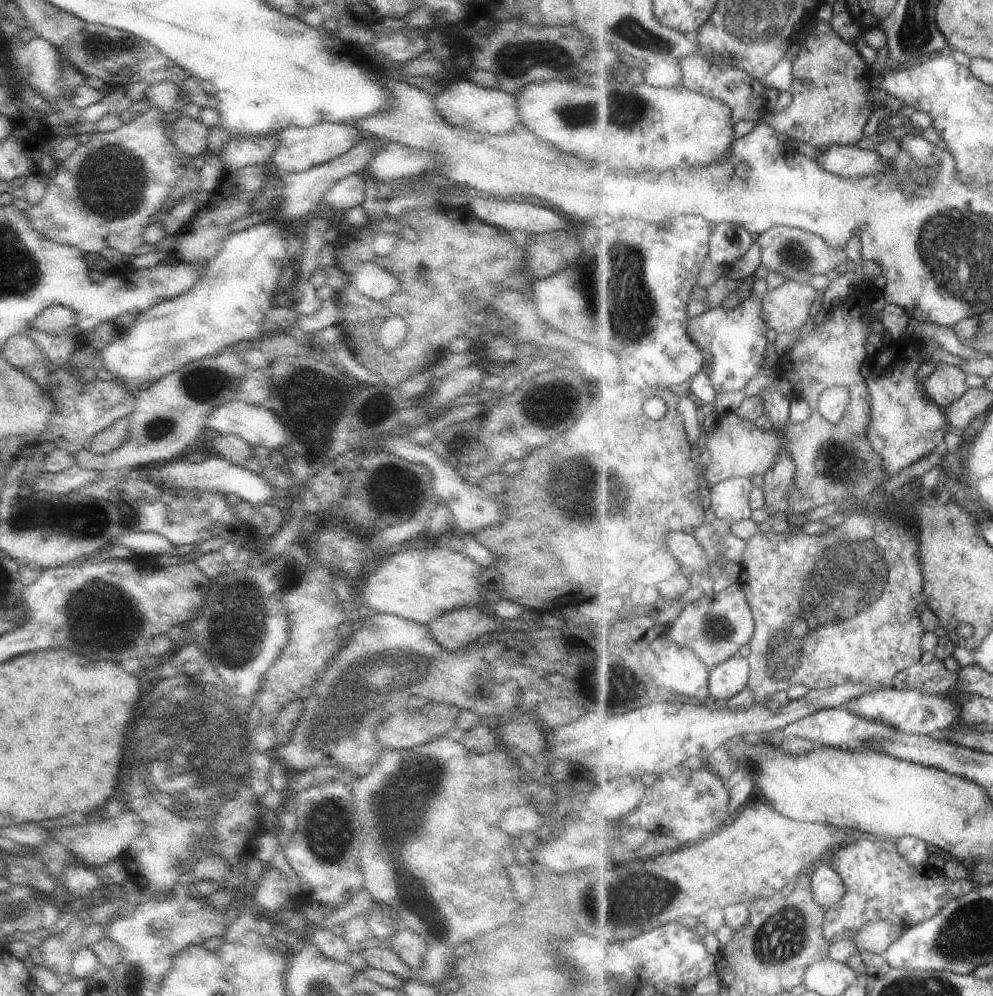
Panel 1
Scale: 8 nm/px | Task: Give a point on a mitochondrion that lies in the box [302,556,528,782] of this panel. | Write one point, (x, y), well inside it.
(349, 698)

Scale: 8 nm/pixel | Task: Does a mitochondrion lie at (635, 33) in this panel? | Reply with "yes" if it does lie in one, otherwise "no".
yes

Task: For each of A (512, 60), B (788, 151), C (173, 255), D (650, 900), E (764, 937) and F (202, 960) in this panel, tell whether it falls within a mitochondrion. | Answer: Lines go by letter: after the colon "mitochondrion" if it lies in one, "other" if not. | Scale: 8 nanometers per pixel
A: mitochondrion
B: other
C: other
D: mitochondrion
E: mitochondrion
F: other

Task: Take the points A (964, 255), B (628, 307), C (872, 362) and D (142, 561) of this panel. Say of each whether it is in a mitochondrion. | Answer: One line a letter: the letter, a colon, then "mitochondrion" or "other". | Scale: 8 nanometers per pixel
A: mitochondrion
B: mitochondrion
C: other
D: other

